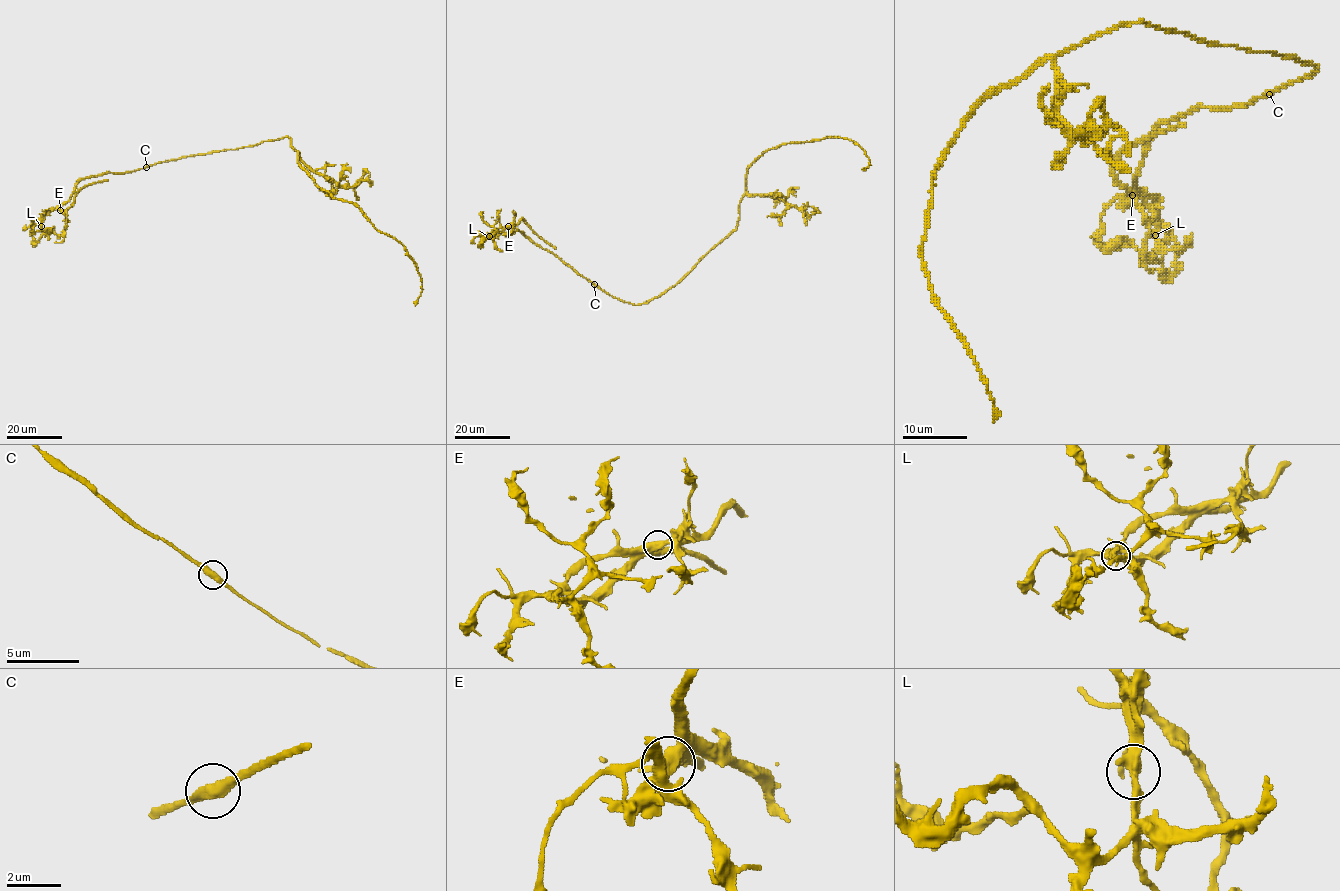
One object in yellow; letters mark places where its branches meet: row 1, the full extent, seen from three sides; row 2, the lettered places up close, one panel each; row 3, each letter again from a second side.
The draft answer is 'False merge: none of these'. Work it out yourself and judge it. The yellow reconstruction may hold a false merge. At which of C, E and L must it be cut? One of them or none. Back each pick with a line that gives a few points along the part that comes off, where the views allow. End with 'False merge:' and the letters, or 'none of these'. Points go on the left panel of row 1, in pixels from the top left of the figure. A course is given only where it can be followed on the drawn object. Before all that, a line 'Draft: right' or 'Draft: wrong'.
Draft: wrong
E: course (60, 210), (66, 210), (72, 204), (79, 190), (94, 182), (108, 180)
False merge: E

